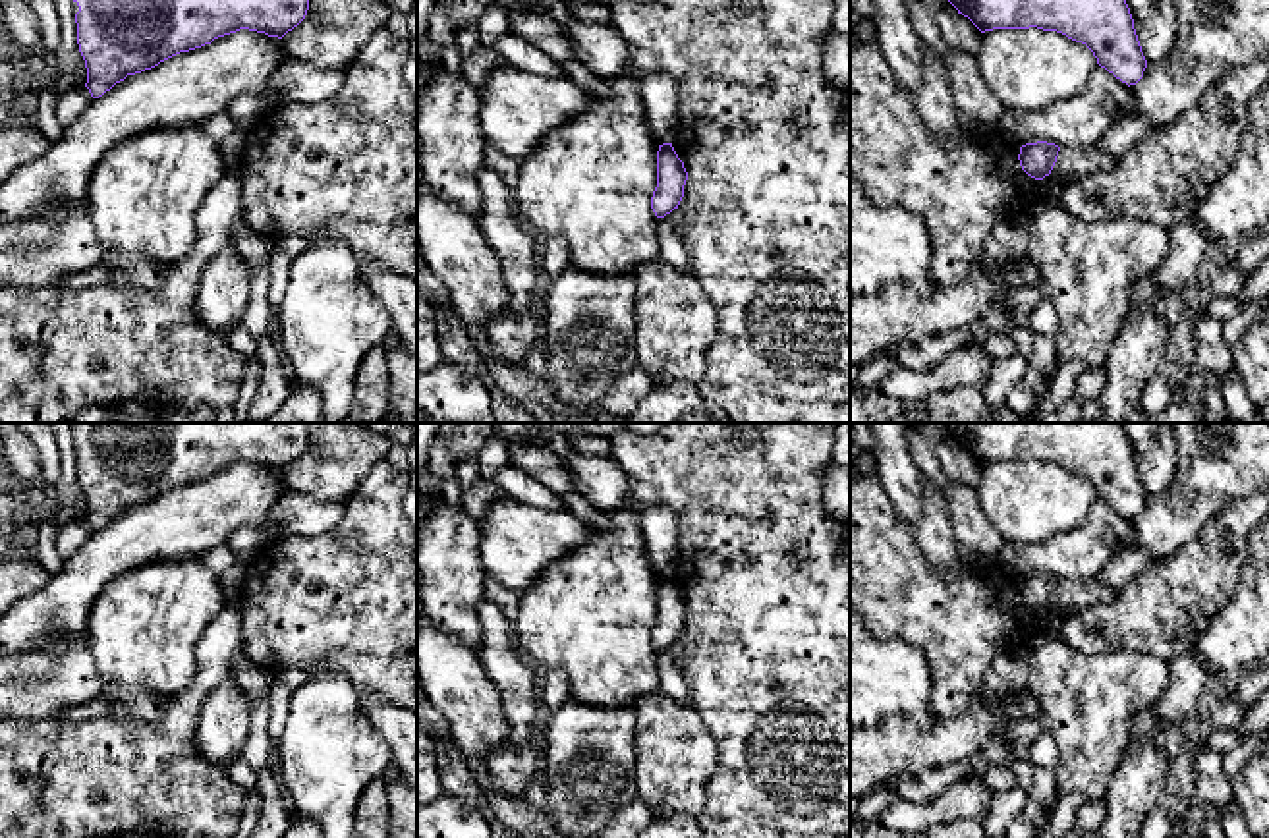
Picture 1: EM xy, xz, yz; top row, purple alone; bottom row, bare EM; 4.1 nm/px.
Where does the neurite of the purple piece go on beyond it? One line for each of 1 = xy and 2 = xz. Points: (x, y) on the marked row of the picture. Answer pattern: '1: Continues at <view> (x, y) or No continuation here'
1: No continuation here
2: No continuation here

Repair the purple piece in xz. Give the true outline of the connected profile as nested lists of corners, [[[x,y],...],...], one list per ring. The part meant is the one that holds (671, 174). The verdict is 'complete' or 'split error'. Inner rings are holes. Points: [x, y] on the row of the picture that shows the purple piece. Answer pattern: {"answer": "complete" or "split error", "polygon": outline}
{"answer": "complete", "polygon": [[[672,143],[659,145],[657,151],[657,187],[651,197],[651,209],[657,218],[664,218],[678,209],[684,197],[688,172],[678,158]]]}

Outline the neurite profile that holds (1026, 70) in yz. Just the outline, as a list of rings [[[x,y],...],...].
[[[1037,27],[985,31],[975,58],[985,85],[1018,112],[1080,95],[1099,66],[1086,44]]]

